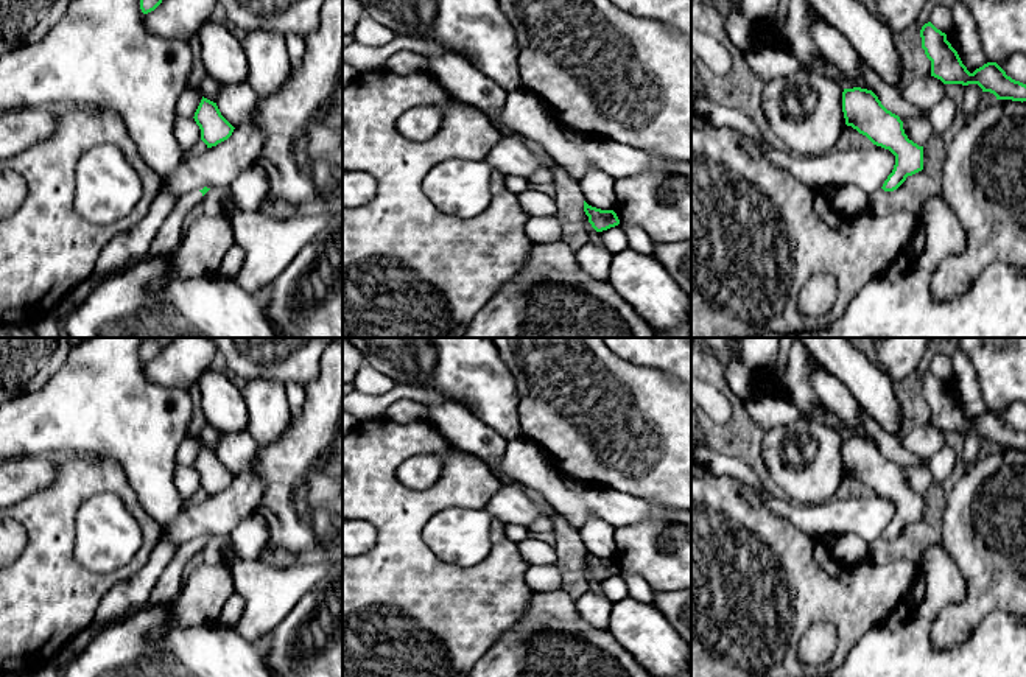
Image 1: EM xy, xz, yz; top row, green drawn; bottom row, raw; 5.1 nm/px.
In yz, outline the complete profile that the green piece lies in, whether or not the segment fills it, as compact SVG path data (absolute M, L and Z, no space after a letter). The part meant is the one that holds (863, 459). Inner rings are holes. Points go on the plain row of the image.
M844 437L842 461L847 475L895 504L894 518L881 535L884 540L897 538L908 524L923 518L923 495L908 487L900 465L887 459L872 439Z

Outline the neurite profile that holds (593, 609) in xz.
M589 590L574 601L574 607L585 623L599 630L609 630L612 602L606 596L596 595Z

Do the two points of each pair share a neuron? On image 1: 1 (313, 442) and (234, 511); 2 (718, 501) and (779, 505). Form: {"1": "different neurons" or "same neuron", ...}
{"1": "different neurons", "2": "different neurons"}

